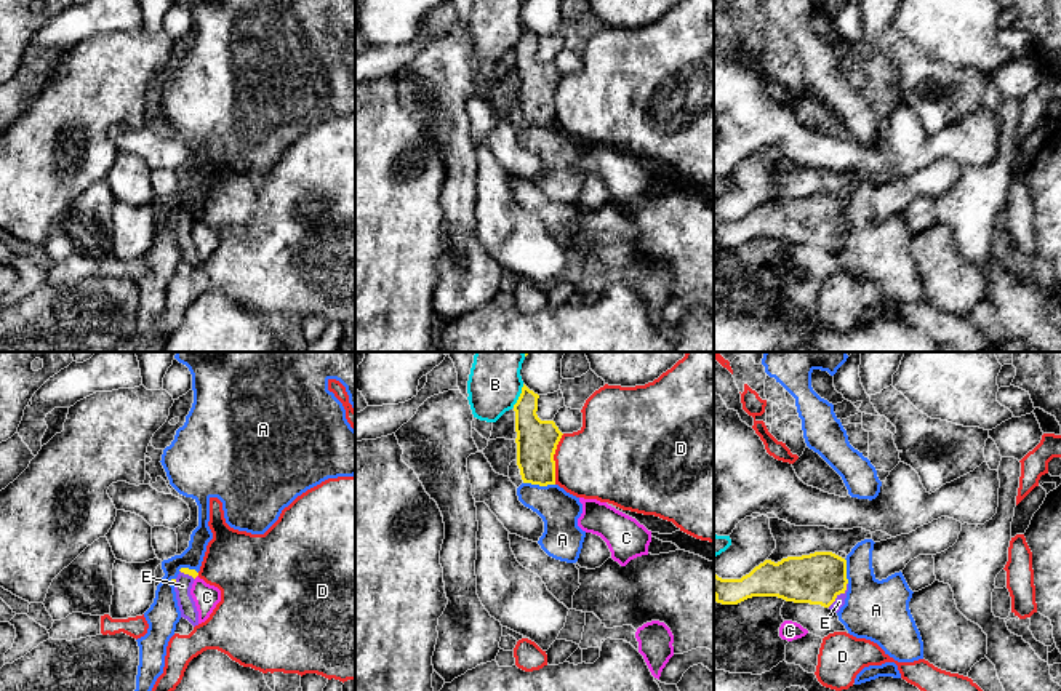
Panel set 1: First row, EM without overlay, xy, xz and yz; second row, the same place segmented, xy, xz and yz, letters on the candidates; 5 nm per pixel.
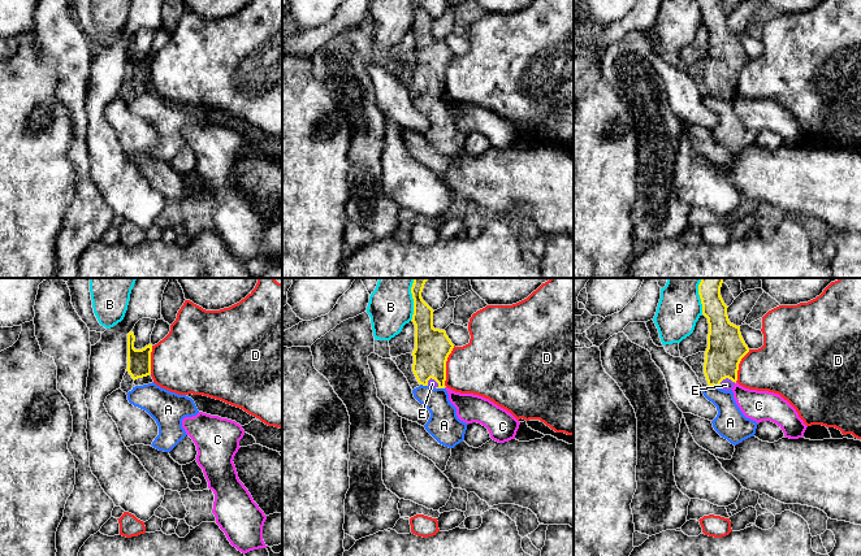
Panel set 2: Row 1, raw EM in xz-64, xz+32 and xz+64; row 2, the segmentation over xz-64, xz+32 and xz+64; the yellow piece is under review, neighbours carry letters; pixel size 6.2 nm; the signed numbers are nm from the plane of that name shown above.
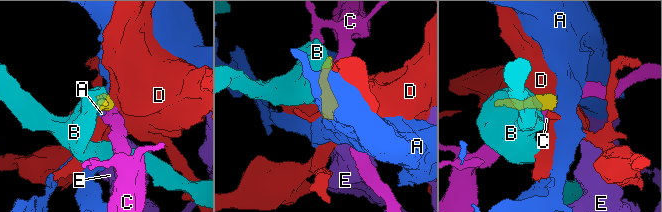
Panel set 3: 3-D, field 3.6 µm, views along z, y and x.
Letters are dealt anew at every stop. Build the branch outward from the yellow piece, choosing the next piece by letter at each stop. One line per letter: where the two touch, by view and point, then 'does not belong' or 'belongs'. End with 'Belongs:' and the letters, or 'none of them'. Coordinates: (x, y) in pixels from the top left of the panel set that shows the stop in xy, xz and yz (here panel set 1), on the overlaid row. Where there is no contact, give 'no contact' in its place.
A: xz (540, 485) | does not belong
B: xz (520, 395) | does not belong
C: xy (196, 576) | does not belong
D: xz (552, 459) | does not belong
E: yz (839, 594) | belongs
Belongs: E

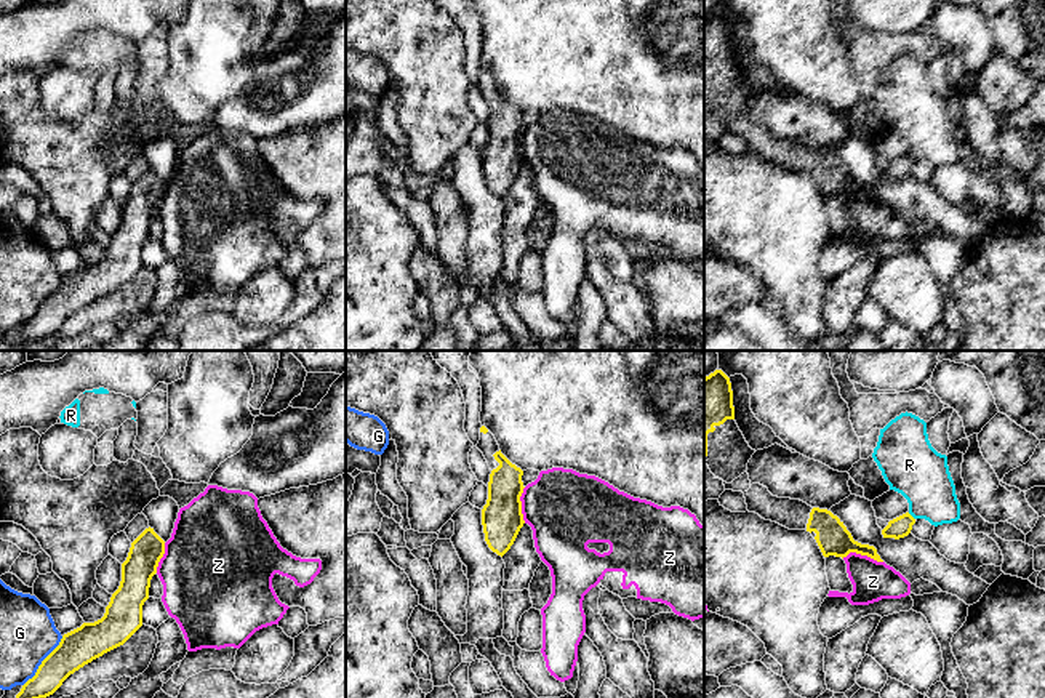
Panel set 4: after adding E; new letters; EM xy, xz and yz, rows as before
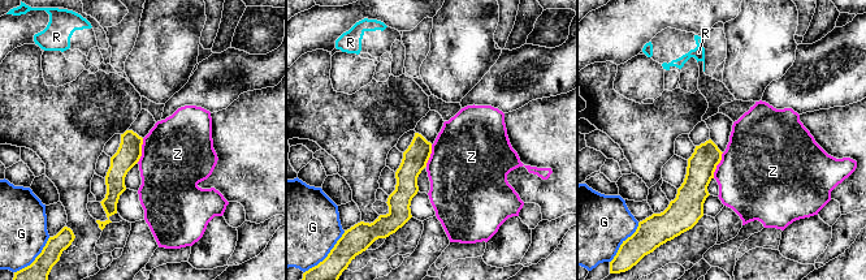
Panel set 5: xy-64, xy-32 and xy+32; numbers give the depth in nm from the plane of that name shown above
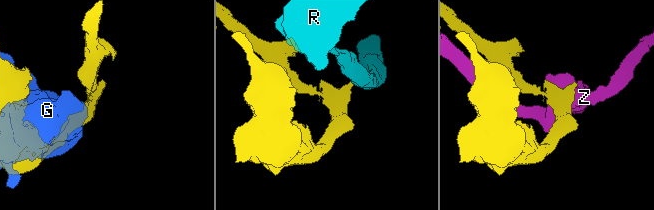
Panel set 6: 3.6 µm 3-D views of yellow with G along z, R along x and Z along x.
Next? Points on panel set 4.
G: xy (42, 661) | does not belong
R: yz (911, 516) | does not belong
Z: yz (863, 554) | does not belong
Belongs: none of them

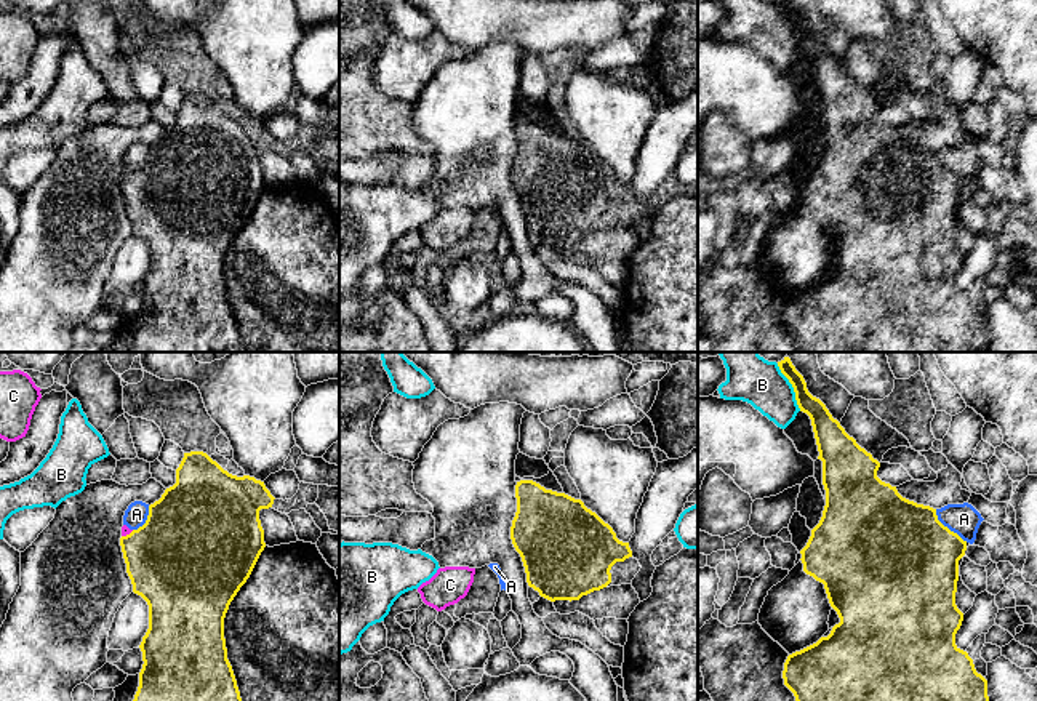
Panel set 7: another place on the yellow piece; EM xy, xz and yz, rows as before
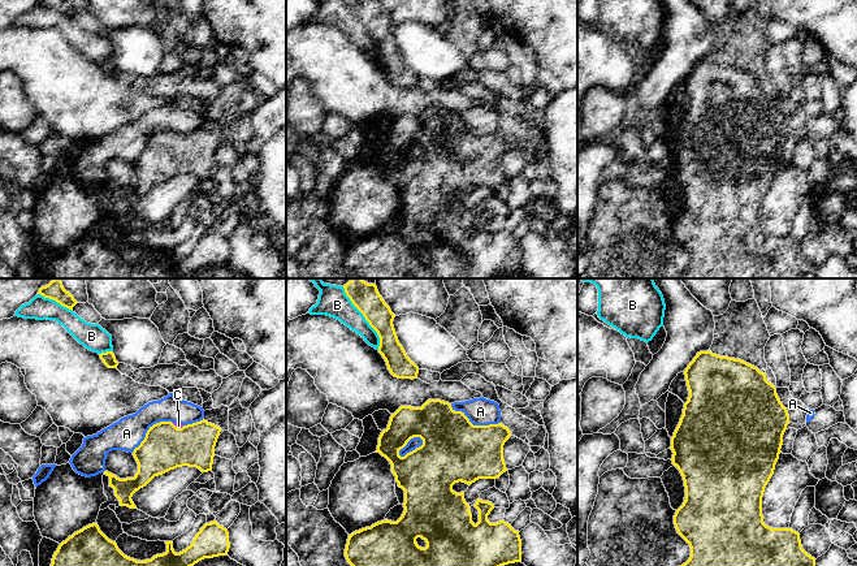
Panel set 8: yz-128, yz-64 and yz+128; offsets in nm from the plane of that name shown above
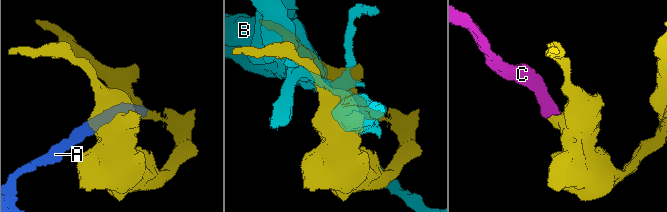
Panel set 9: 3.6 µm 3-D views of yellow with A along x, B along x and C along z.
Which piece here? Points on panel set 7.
A: yz (946, 527) | does not belong
B: yz (792, 386) | does not belong
C: xy (127, 535) | belongs
Belongs: C

